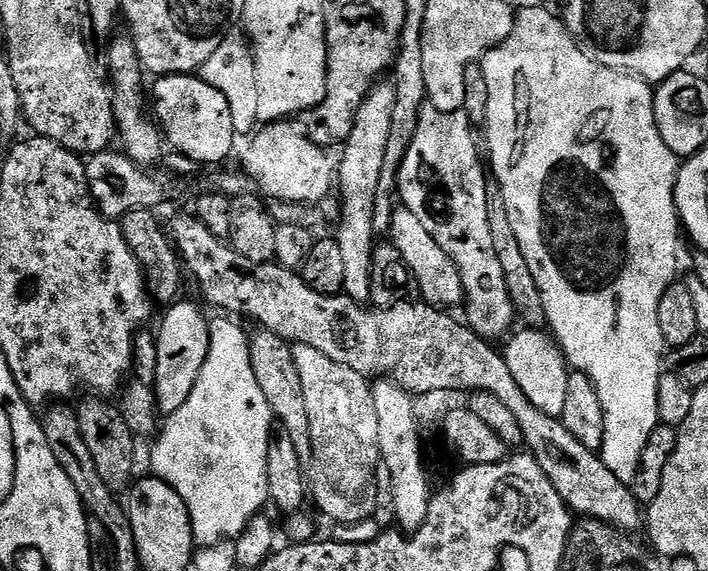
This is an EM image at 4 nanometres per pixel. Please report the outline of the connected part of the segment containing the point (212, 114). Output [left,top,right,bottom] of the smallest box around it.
[154,73,238,166]

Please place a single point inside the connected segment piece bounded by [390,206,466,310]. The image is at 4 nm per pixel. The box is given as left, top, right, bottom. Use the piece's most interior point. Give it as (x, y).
(433, 270)

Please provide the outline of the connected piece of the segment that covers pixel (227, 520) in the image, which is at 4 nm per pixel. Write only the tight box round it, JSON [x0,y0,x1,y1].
[155,319,272,546]

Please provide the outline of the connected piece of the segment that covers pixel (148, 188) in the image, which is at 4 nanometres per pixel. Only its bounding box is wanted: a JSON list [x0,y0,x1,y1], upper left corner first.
[85,150,180,220]

